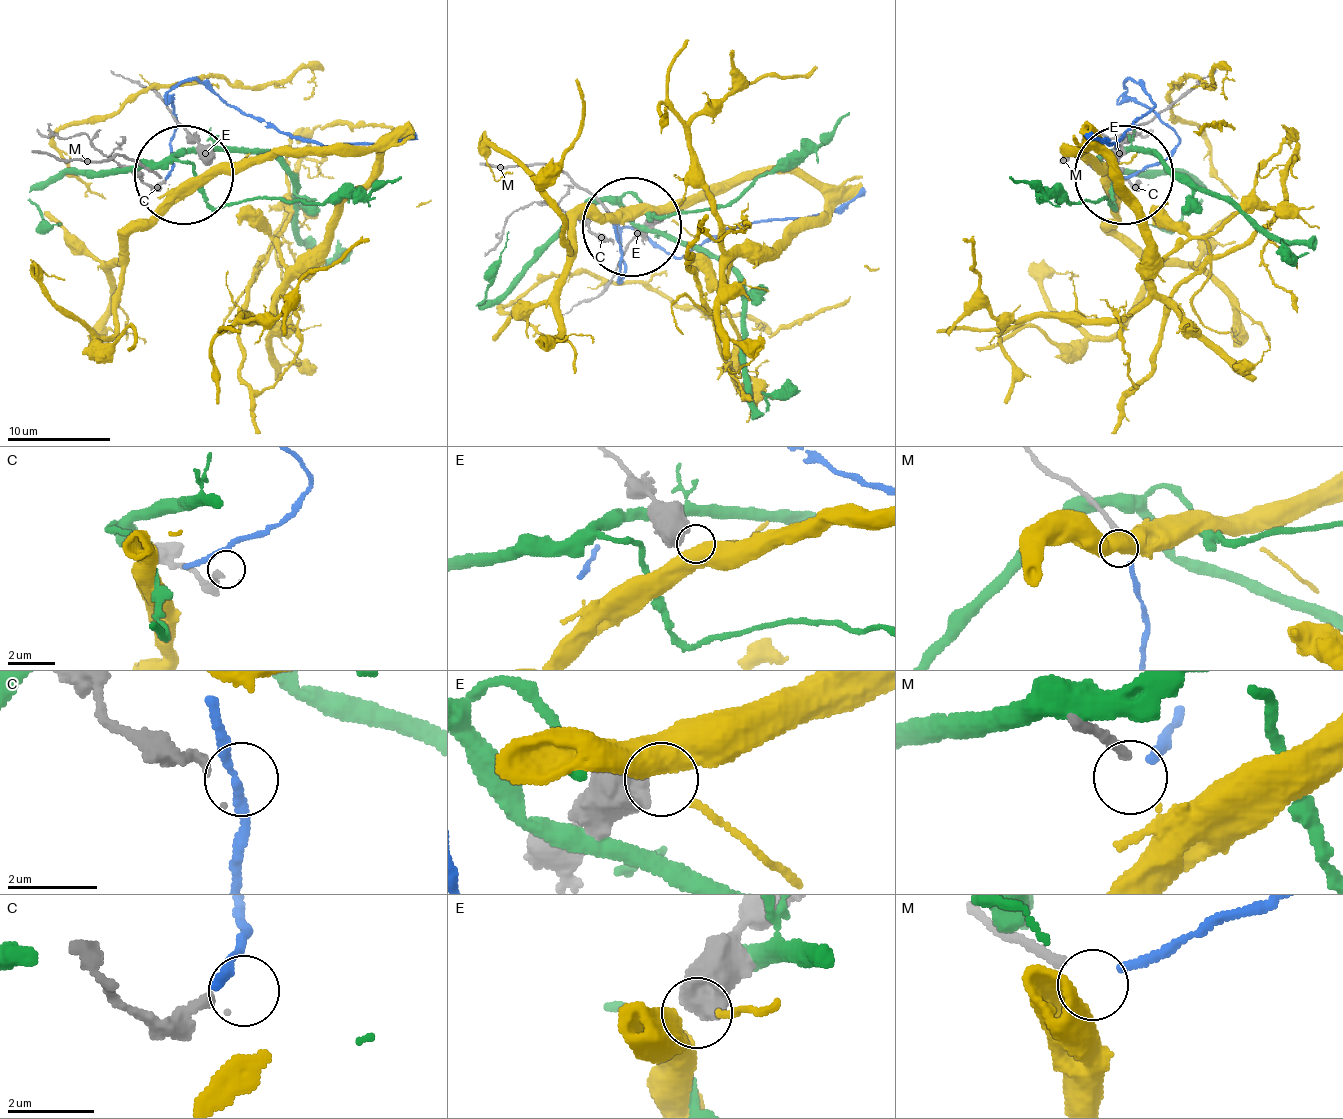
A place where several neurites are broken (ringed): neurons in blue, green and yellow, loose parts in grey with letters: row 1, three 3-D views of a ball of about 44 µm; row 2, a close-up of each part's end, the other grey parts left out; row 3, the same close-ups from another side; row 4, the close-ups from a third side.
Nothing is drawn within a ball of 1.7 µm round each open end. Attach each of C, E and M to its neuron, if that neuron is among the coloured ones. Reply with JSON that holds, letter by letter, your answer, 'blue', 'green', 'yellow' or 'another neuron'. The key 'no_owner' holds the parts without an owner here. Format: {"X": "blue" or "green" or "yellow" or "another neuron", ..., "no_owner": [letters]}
{"C": "another neuron", "E": "yellow", "M": "blue", "no_owner": ["C"]}

